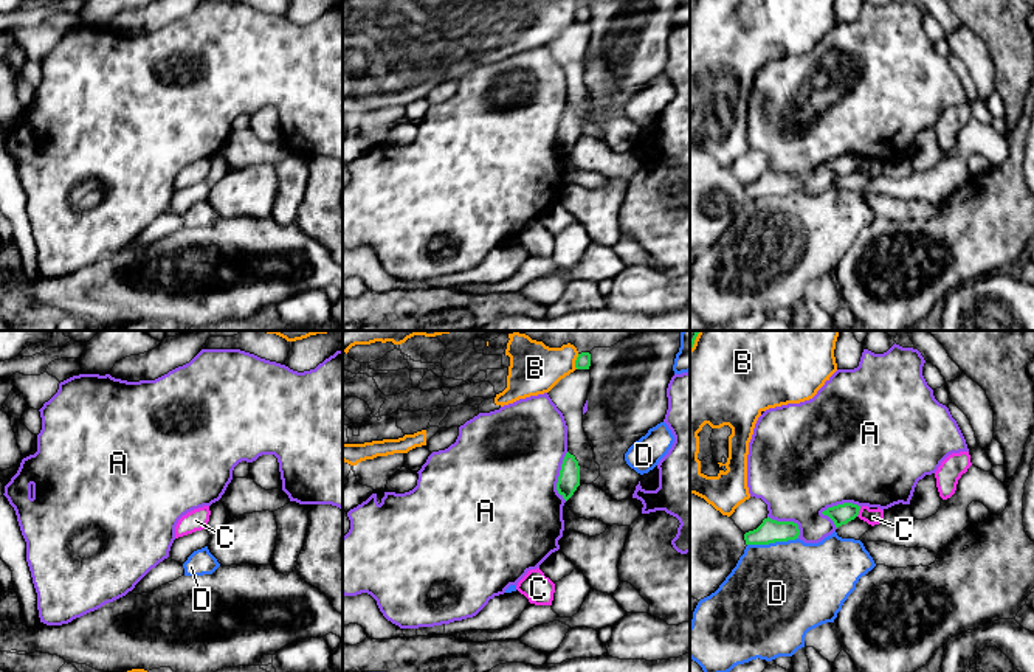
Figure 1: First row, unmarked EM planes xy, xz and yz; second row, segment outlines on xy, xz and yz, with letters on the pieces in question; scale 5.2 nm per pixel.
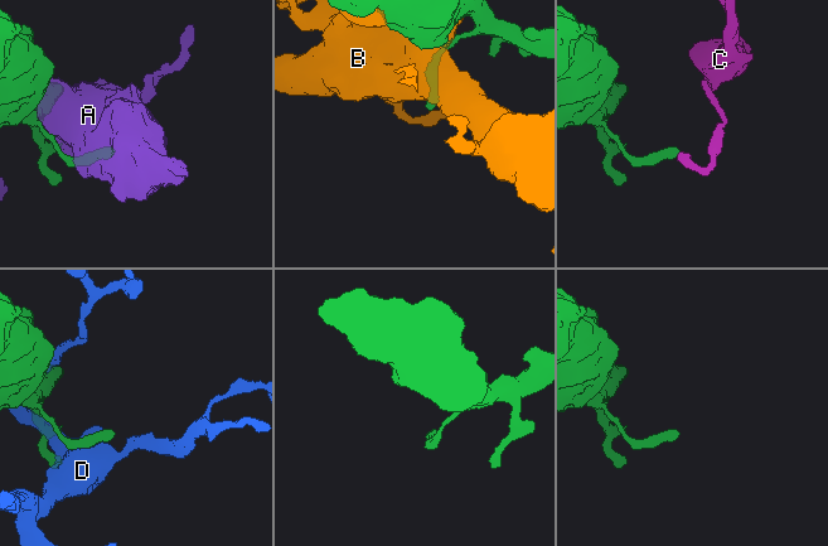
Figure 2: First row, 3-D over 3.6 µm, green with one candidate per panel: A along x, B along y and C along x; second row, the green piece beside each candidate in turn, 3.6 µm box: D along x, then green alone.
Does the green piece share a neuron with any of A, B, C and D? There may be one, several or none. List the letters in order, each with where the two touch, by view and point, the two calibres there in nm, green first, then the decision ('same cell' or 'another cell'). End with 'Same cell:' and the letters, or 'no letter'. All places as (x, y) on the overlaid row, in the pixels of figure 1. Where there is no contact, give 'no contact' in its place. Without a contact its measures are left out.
A: yz (840, 505) | 110/480 nm | another cell
B: xz (575, 362) | 80/260 nm | another cell
C: yz (858, 512) | 110/80 nm | another cell
D: yz (772, 542) | 120/500 nm | another cell
Same cell: no letter

